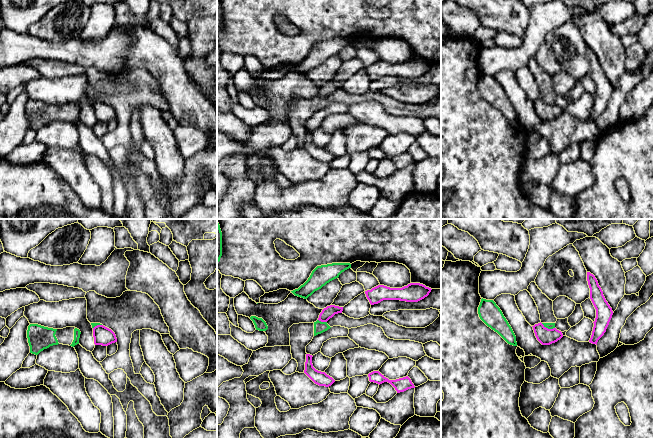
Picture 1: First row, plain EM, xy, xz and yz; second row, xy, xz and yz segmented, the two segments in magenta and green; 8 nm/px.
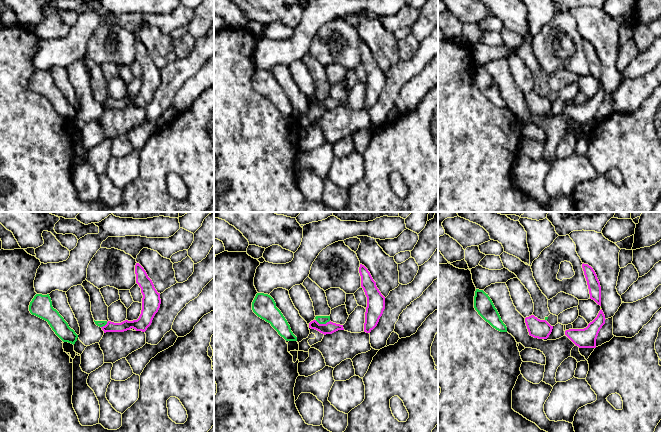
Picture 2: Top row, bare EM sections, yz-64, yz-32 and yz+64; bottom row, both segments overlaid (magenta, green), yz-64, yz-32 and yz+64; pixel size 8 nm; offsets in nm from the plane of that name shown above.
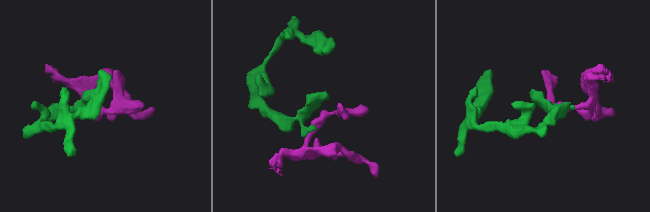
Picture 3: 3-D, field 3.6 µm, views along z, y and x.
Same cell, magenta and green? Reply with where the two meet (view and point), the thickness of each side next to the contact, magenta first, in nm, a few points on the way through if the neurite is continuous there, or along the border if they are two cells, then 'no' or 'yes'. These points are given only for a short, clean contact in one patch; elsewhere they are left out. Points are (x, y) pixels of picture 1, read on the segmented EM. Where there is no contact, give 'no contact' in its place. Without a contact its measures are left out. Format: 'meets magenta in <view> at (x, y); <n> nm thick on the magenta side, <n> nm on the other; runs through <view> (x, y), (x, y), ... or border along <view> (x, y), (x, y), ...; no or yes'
meets magenta in yz at (547, 328); 140 nm thick on the magenta side, 50 nm on the other; border along yz (541, 323), (548, 328), (554, 328); no

